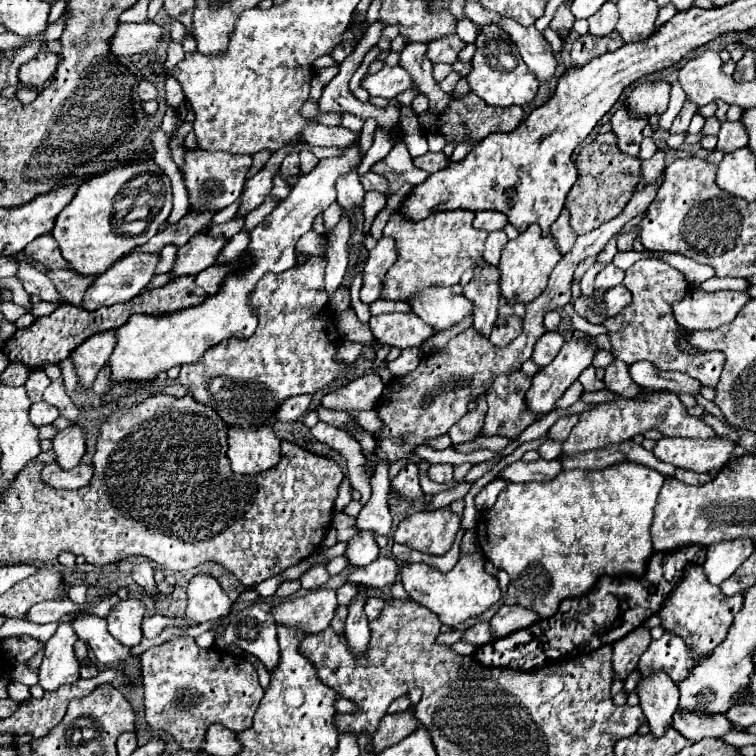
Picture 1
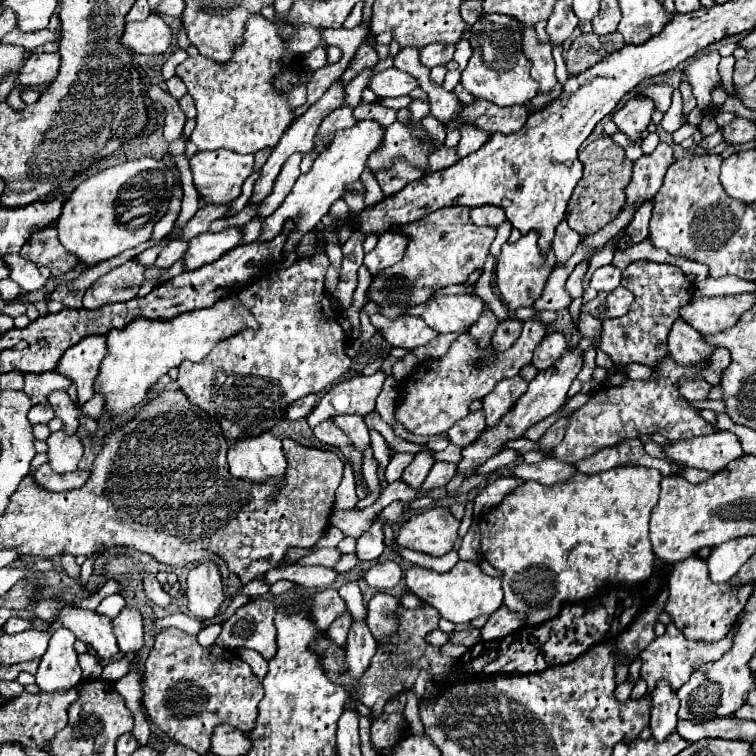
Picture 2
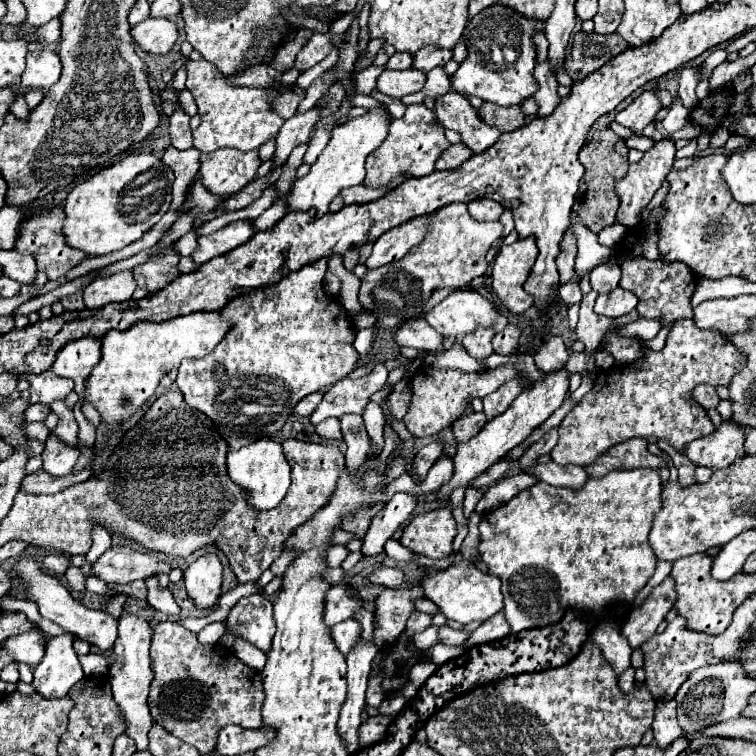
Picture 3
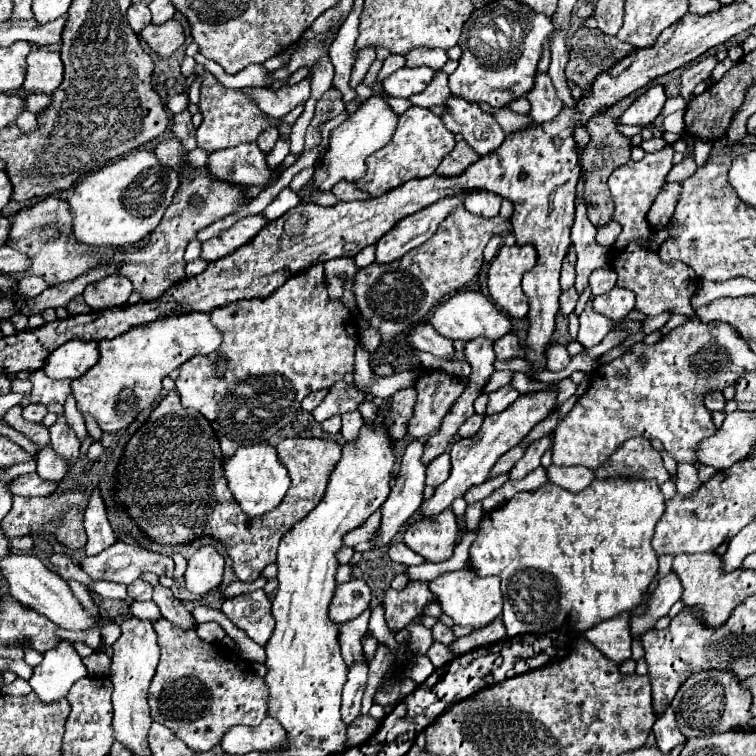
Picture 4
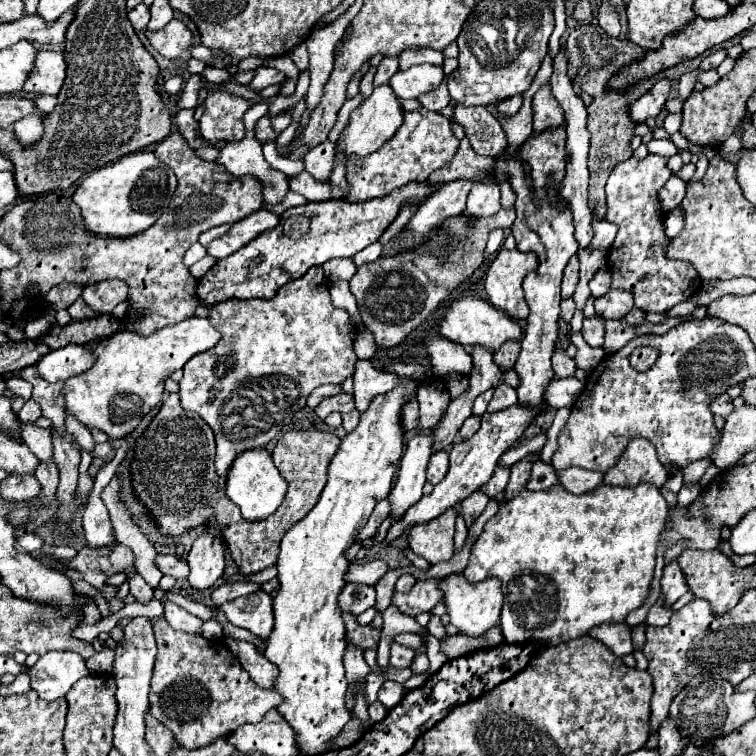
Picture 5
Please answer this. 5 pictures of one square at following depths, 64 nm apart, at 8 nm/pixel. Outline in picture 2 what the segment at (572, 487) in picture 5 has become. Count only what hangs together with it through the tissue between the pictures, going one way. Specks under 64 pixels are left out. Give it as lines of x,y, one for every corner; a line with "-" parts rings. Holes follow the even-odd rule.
544,458
542,462
538,464
526,464
526,462
520,462
512,474
514,478
518,480
536,480
540,484
556,484
556,482
564,482
568,480
570,476
574,476
576,468
572,468
572,464
566,464
566,462
560,462
556,458

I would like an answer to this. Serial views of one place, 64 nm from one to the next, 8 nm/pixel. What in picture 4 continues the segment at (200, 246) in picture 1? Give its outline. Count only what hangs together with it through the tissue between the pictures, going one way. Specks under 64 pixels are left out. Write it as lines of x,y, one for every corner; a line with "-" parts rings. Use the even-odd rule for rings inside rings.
248,216
248,218
238,220
228,230
202,242
200,258
206,262
212,262
212,260
218,260
222,256
232,254
236,248
240,248
248,240
252,240
252,236
256,236
256,232
260,232
260,228
264,228
266,224
268,222
264,220
264,216

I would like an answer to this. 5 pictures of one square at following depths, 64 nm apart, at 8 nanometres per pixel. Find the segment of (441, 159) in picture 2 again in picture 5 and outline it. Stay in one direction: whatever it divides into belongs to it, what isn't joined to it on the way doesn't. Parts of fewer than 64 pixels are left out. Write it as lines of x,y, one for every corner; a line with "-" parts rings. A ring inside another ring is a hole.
462,138
452,160
446,166
432,172
428,182
430,184
444,184
448,180
458,180
458,178
472,180
472,178
480,176
480,172
484,172
484,182
488,182
488,176
492,176
492,158
476,154
472,150
472,146
468,144
468,138

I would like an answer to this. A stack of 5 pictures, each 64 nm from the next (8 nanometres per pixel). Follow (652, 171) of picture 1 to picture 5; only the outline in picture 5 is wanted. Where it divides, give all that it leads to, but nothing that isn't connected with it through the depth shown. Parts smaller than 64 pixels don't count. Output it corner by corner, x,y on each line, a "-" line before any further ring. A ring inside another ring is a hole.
648,154
644,160
630,158
626,162
620,162
606,182
606,220
614,222
620,228
608,254
612,288
632,292
636,308
640,308
642,312
662,314
674,304
692,298
702,286
698,272
688,262
672,262
664,256
668,238
664,236
664,216
658,212
658,190
668,182
670,176
672,170
668,168
668,158

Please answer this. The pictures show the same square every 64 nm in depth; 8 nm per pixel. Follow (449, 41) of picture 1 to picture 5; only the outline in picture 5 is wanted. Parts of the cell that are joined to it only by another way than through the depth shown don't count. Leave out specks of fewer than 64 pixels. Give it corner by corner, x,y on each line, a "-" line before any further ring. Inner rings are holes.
410,48
400,54
400,70
408,70
414,64
434,64
442,66
444,54
432,48

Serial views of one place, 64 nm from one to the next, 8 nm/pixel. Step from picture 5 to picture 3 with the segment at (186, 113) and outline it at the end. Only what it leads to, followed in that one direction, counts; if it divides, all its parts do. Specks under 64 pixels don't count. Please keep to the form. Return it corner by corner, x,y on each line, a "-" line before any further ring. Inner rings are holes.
176,108
176,110
172,112
170,124
168,124
168,136
170,136
170,142
172,142
174,148
186,150
186,148
192,146
188,120
190,120
190,116
188,116
182,108

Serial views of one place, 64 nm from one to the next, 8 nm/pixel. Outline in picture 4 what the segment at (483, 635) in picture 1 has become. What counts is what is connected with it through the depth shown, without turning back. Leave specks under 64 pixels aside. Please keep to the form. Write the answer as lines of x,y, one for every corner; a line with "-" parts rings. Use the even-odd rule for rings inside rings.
438,622
438,624
432,628
432,634
434,634
434,640
442,642
444,646
448,646
448,644
452,644
452,642
458,640
458,636
454,636
454,632
452,632
448,626
444,626
442,622

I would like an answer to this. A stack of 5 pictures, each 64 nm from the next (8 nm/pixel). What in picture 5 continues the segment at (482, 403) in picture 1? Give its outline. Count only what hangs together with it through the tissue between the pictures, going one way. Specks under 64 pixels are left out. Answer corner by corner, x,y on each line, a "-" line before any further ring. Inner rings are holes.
470,416
470,418
462,424
462,428
460,428
460,438
462,438
462,440
470,438
478,428
480,428
480,416

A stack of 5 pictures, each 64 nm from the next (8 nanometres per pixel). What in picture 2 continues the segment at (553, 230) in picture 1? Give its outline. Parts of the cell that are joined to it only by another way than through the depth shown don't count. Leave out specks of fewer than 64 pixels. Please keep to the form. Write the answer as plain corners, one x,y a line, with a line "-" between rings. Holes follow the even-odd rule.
562,220
556,226
556,236
552,240
552,250
554,250
556,258
558,258
558,262
564,262
568,256
572,256
578,242
580,242
580,234
572,232
572,228
568,228
566,220

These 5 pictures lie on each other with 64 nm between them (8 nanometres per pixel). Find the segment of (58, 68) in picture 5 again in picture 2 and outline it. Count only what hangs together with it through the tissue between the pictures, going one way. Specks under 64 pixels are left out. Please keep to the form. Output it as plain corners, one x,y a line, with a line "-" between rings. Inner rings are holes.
32,52
30,58
20,68
20,84
24,88
44,86
56,78
60,66
60,54
46,54
46,52

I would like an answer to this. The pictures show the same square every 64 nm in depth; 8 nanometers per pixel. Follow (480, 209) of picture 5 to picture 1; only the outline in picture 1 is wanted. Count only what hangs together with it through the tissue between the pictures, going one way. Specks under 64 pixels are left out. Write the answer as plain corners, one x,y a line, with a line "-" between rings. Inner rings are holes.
476,212
474,218
474,226
486,232
494,232
494,230
502,230
506,226
506,216
500,212

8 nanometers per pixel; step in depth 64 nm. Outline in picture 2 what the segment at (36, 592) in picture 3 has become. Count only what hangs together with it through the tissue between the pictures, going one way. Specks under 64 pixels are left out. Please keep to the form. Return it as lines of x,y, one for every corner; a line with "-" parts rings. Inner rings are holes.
64,606
58,612
58,624
72,630
84,644
92,646
96,650
96,656
102,660
110,660
120,652
116,636
112,632
112,620
108,616
100,616
92,610

